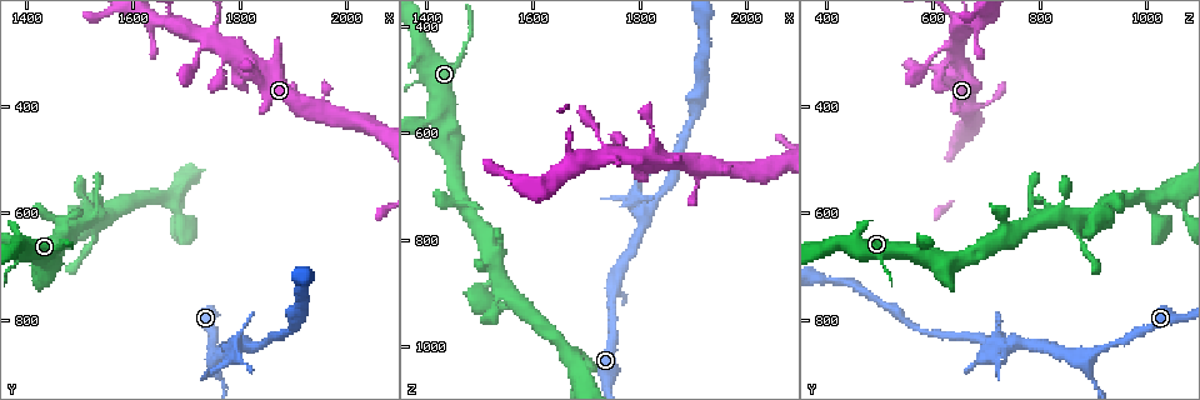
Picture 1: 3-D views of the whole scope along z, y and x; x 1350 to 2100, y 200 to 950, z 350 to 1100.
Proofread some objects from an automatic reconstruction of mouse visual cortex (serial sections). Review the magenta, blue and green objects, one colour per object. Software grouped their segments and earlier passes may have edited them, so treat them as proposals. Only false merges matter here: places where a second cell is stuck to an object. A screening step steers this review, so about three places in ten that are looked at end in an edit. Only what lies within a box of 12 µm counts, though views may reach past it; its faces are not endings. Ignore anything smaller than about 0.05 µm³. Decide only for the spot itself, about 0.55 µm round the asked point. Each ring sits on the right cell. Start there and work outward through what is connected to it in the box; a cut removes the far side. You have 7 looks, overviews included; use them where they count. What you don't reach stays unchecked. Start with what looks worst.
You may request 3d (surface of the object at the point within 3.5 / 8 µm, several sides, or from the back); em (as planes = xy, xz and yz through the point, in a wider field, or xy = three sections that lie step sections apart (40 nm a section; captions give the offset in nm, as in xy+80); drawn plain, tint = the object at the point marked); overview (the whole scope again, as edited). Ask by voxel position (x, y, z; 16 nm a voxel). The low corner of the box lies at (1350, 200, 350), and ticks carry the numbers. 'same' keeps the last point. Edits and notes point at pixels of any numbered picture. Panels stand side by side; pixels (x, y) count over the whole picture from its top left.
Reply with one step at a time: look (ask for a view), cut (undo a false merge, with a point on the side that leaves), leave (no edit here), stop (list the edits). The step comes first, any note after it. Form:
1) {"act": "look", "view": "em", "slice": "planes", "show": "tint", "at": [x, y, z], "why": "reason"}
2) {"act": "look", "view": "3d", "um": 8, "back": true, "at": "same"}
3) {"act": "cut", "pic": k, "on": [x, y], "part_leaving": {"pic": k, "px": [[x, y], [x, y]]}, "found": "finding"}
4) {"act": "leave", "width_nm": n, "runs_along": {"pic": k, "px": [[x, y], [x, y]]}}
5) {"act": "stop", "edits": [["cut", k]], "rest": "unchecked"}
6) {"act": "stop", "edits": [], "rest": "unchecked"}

{"act": "look", "view": "3d", "um": 8, "back": true, "at": [1805, 845, 750], "why": "narrows sharply"}

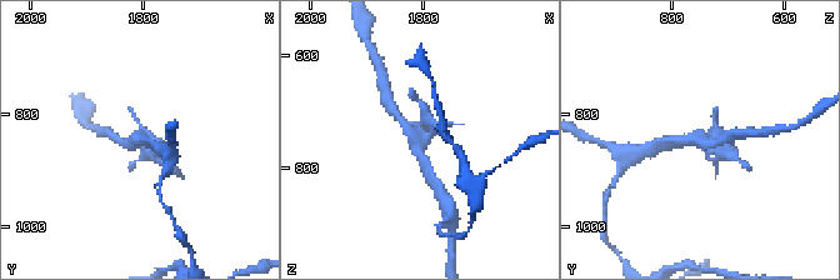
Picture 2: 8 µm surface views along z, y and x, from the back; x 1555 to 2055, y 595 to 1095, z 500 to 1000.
{"act": "look", "view": "3d", "um": 3.5, "at": [1810, 850, 750]}

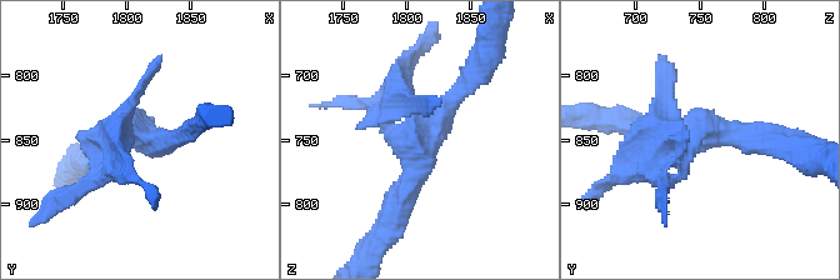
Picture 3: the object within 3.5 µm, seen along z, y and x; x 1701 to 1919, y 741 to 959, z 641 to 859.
{"act": "cut", "pic": 3, "on": [633, 146], "part_leaving": {"pic": 3, "px": [[666, 128], [593, 196]]}, "found": "a second cell is stuck on"}

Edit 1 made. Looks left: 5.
{"act": "look", "view": "3d", "um": 8, "at": [1745, 285, 640], "why": "thin arm on a thick one"}

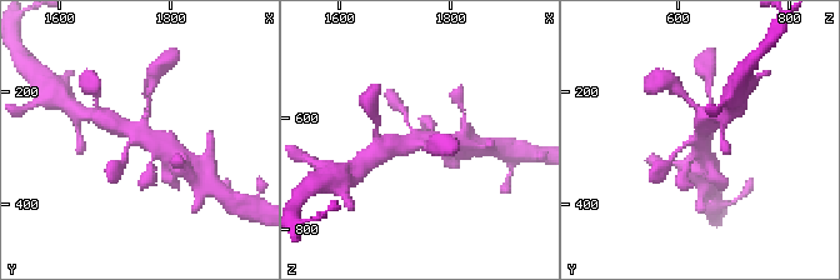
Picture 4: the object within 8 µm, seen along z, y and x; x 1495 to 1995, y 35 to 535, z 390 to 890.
{"act": "look", "view": "em", "slice": "xy", "step": 2, "show": "tint", "at": [1750, 280, 645], "why": "shape alone is not enough"}

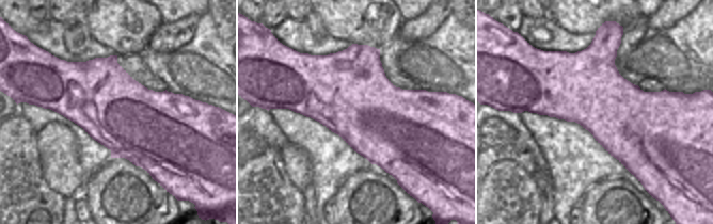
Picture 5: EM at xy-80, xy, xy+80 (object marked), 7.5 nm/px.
{"act": "leave", "found": "all the same cell"}

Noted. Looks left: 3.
{"act": "look", "view": "3d", "um": 3.5, "at": [1535, 590, 915], "why": "four-way junction"}

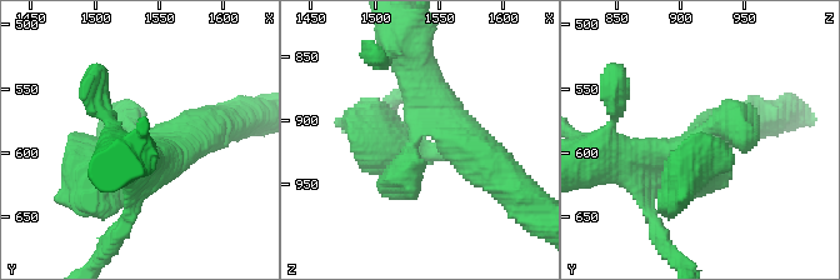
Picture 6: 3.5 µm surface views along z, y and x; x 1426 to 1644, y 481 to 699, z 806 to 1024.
{"act": "look", "view": "em", "slice": "xy", "step": 1, "show": "tint", "at": [1532, 590, 908], "arms": 4, "arm_widths_nm": [200, 400, 450, 500]}

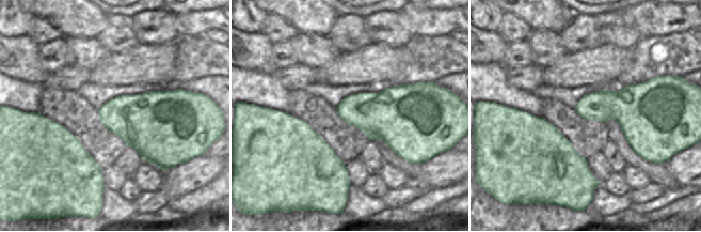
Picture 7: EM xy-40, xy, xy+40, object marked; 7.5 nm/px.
{"act": "look", "view": "em", "slice": "xy", "step": 2, "show": "tint", "at": "same", "why": "cut it another way"}

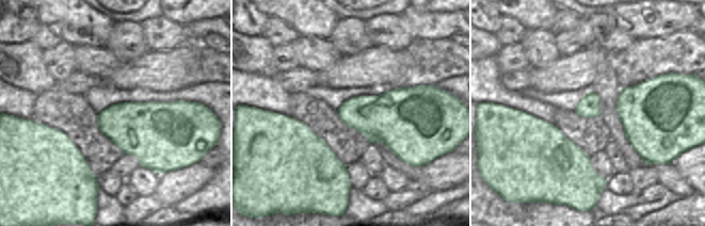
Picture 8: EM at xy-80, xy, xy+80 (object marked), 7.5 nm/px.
{"act": "leave", "width_nm": 360, "runs_along": {"pic": 6, "px": [[415, 74], [461, 141], [523, 195]]}, "found": "continuous, no second cell"}

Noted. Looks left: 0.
{"act": "stop", "edits": [["cut", 3]], "rest": "unchecked"}

